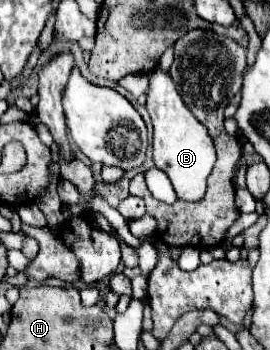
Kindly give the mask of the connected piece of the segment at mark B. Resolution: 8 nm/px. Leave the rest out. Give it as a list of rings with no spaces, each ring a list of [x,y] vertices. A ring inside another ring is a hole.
[[[159,67],[149,73],[147,111],[153,123],[153,159],[155,167],[167,173],[175,193],[183,201],[199,201],[207,189],[207,177],[215,165],[215,147],[209,131],[189,113],[173,79]]]

